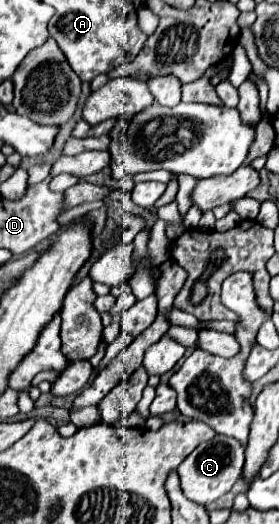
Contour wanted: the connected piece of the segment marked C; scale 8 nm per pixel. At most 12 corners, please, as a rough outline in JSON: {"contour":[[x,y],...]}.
{"contour":[[215,435],[177,469],[199,505],[225,495],[243,473],[245,447]]}

